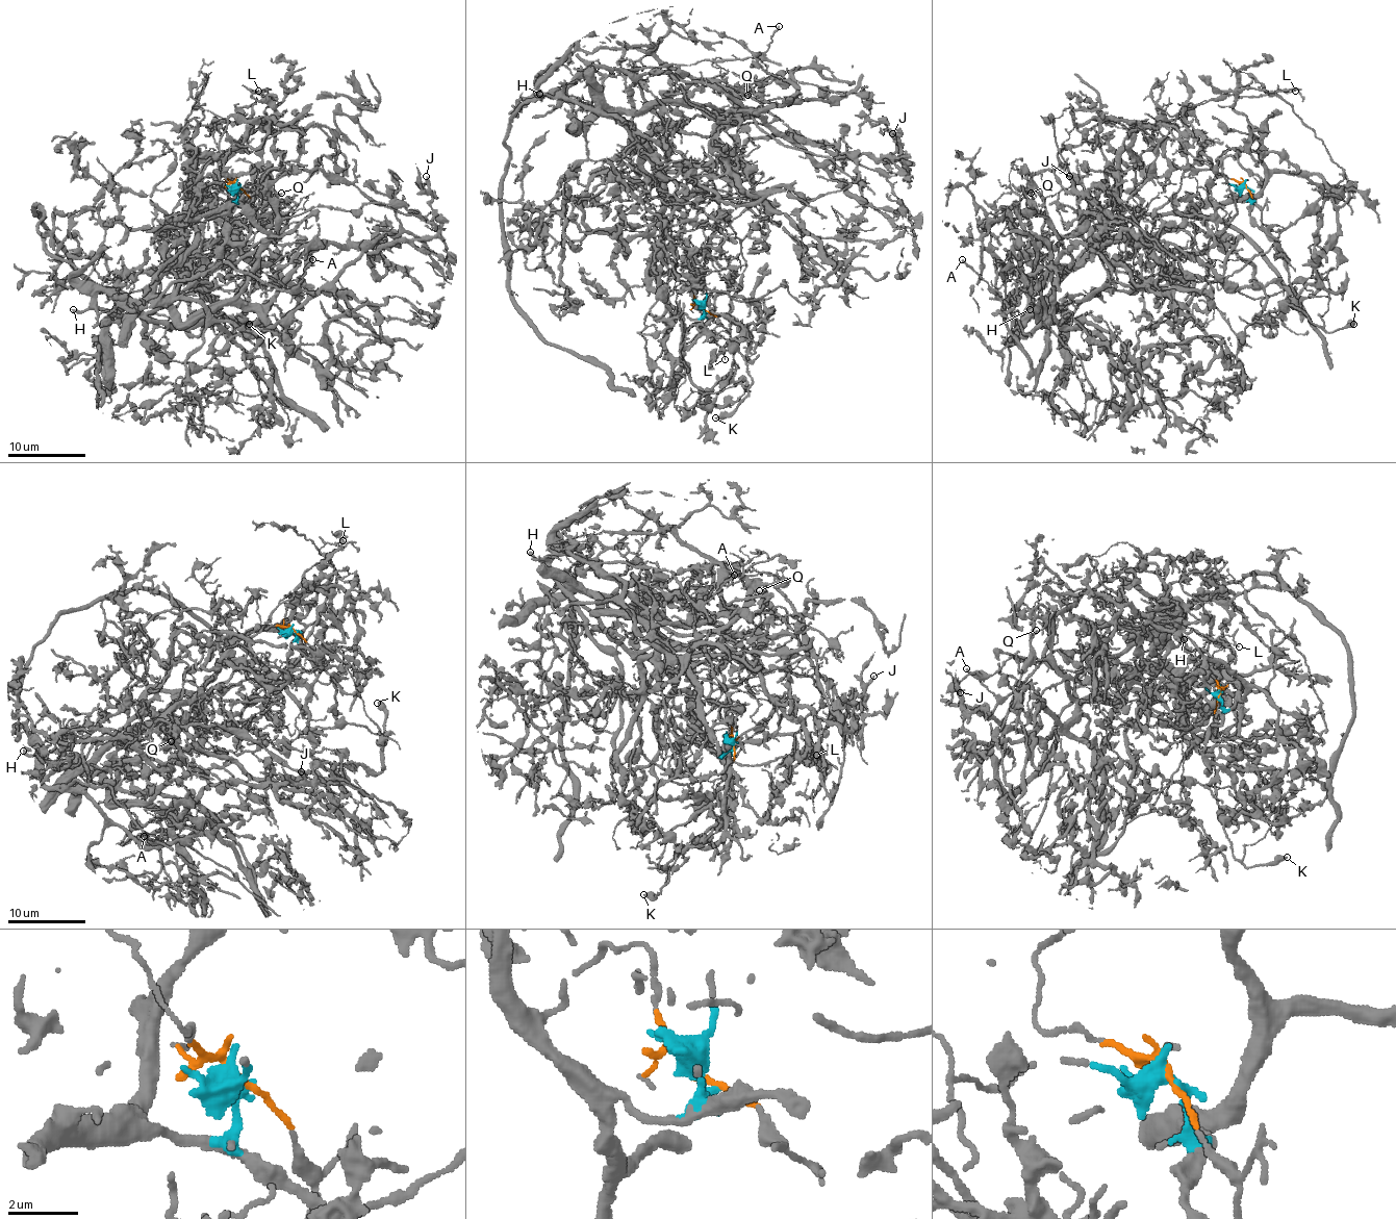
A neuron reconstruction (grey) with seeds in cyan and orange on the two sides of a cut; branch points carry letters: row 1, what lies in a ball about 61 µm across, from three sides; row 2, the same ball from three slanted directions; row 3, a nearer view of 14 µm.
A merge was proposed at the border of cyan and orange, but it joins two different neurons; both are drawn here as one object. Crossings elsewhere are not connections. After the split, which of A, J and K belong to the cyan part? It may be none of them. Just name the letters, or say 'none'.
J

